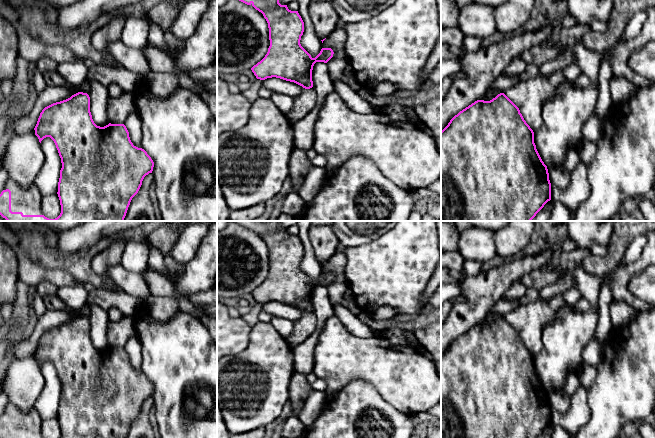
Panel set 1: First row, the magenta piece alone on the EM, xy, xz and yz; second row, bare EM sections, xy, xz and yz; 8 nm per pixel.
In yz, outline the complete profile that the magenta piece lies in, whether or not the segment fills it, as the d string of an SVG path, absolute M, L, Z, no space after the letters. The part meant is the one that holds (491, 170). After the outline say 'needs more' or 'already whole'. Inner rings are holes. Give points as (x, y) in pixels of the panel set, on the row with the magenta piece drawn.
M500 93L490 101L477 100L457 115L441 131L441 221L531 221L551 200L551 183L547 166L534 143L534 132L524 120L519 108Z; already whole

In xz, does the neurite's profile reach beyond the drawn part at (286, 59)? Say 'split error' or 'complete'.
split error

